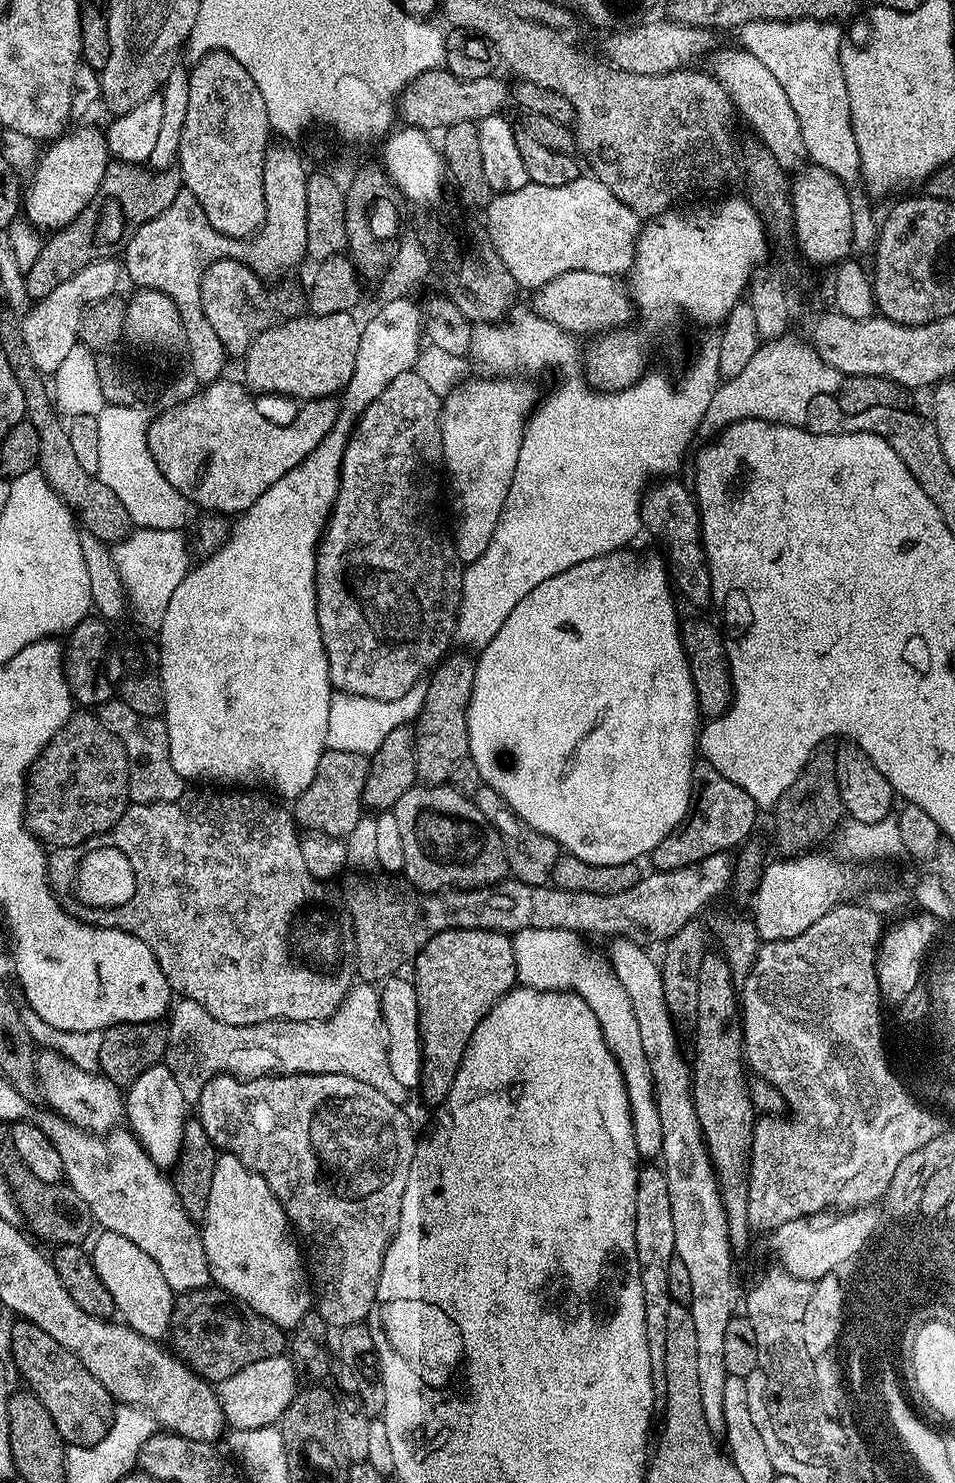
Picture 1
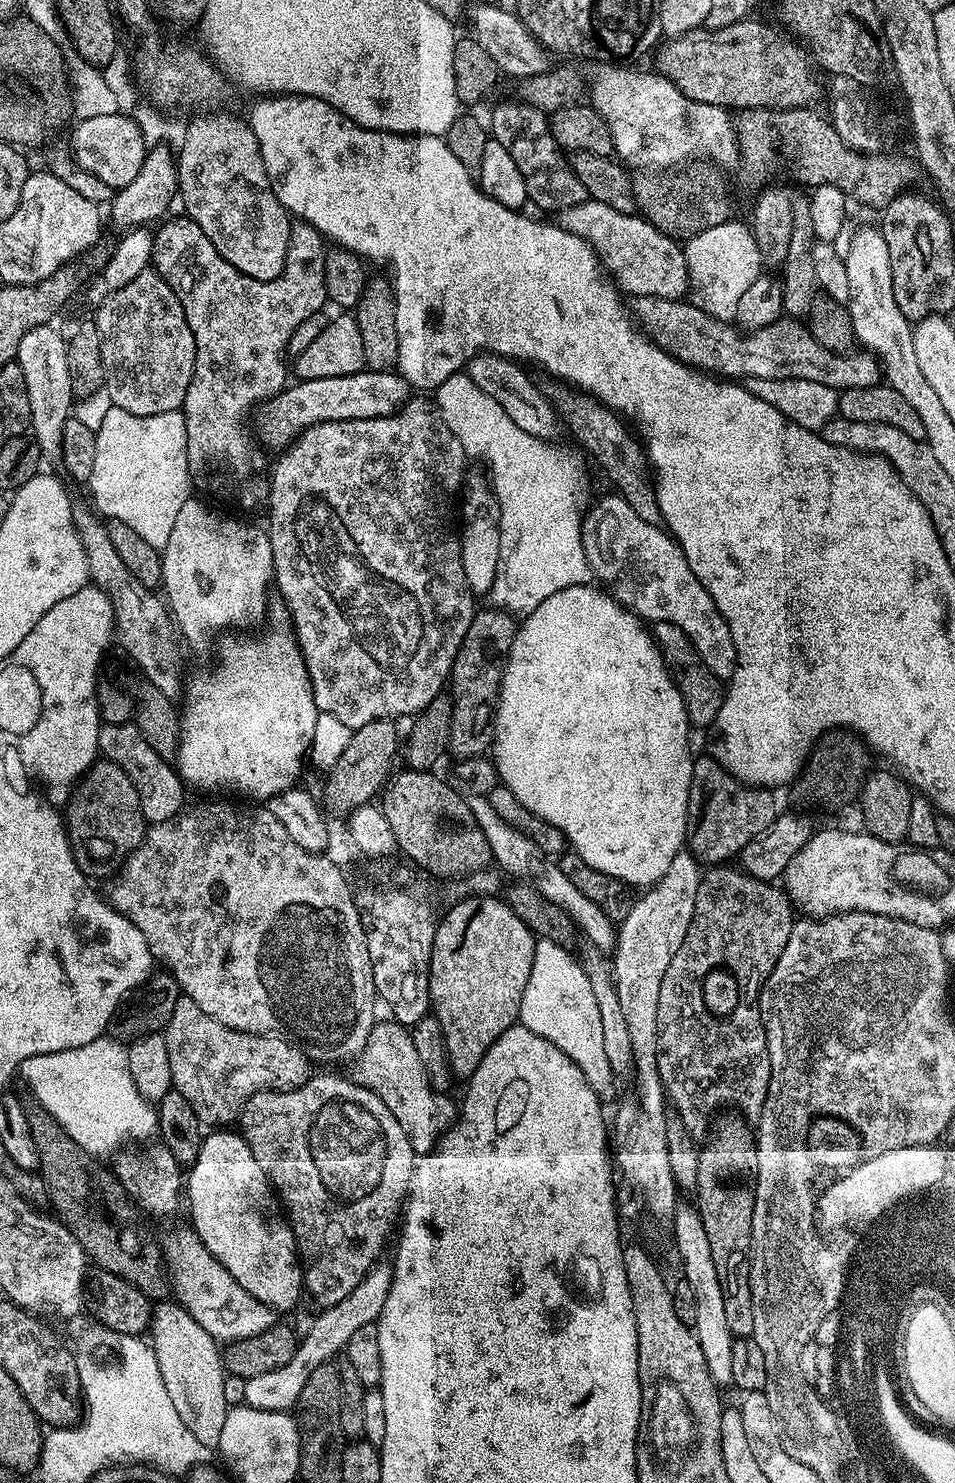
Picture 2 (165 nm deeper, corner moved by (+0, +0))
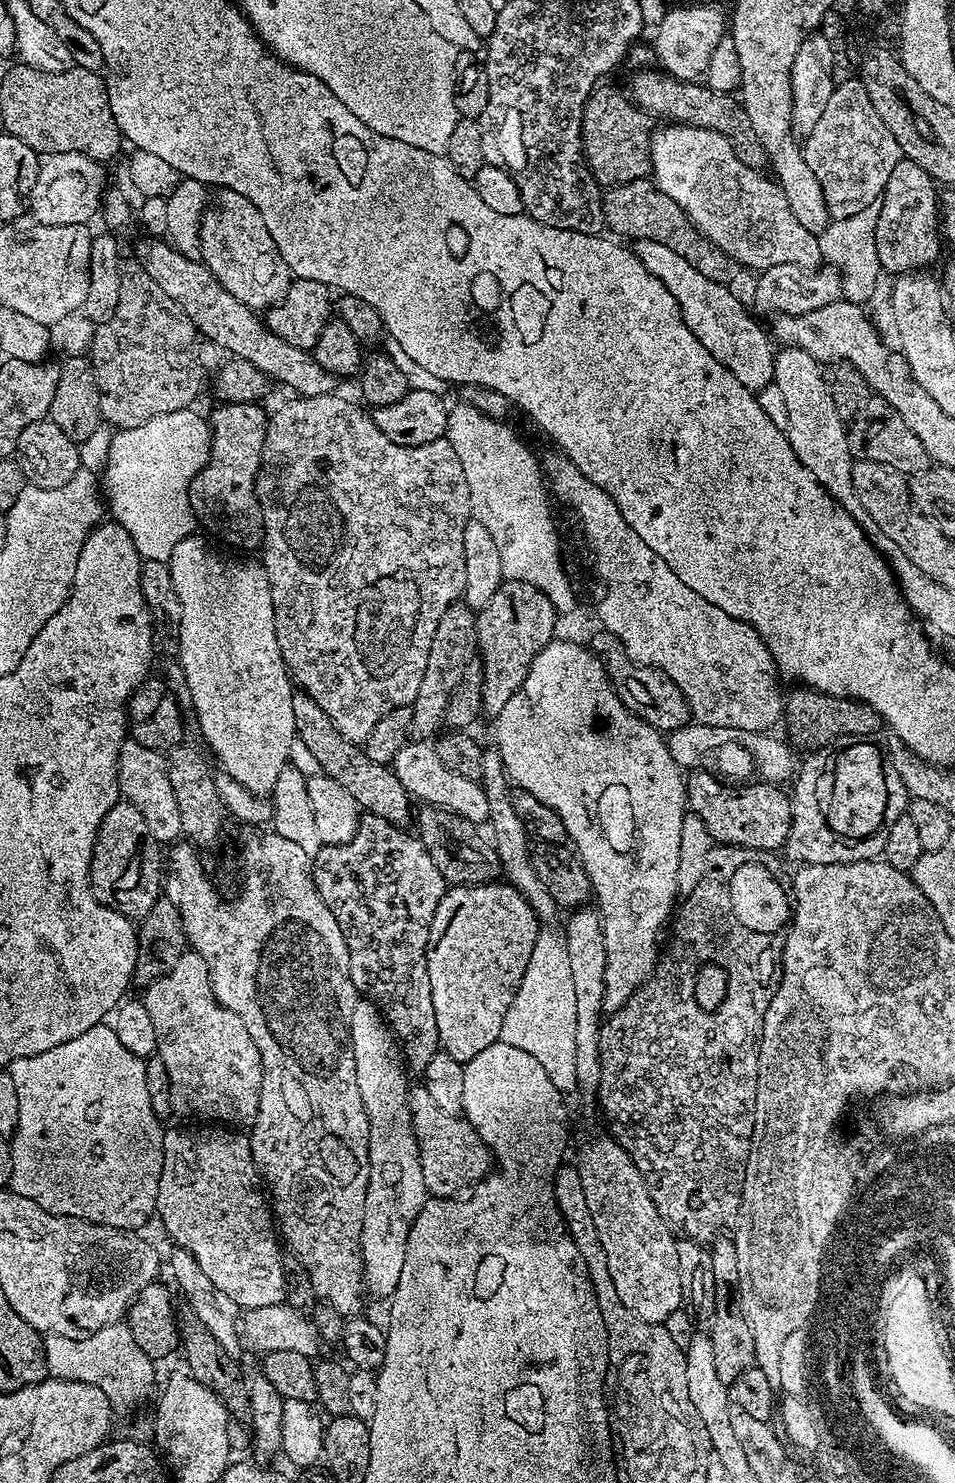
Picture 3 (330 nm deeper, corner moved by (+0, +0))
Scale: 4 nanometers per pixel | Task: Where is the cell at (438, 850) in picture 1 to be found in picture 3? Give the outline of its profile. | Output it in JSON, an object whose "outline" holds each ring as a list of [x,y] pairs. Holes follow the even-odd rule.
{"outline":[[[293,691],[292,701],[297,737],[306,742],[310,754],[314,754],[318,761],[321,773],[334,778],[338,786],[350,790],[350,794],[365,813],[386,818],[397,826],[407,825],[407,820],[411,821],[414,816],[413,801],[402,786],[402,782],[398,782],[398,778],[392,773],[391,767],[388,764],[374,762],[364,753],[363,747],[357,741],[347,740],[336,729],[326,710],[322,710],[322,706],[318,706],[318,702],[314,702],[314,698],[310,698],[307,692]]]}

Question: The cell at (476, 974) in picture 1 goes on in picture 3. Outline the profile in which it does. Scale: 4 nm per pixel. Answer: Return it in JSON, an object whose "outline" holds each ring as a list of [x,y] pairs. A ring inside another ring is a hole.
{"outline":[[[489,882],[449,887],[434,910],[428,935],[428,977],[434,1002],[434,1018],[438,1026],[438,1038],[443,1052],[450,1054],[459,1064],[466,1065],[486,1046],[497,1043],[502,1034],[502,1022],[510,1002],[522,986],[526,966],[530,966],[530,953],[542,930],[530,902],[507,882]]]}

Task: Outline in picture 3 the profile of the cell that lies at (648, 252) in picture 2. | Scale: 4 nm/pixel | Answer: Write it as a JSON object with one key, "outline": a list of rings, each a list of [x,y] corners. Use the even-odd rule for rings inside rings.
{"outline":[[[637,240],[634,251],[642,266],[646,266],[646,270],[650,270],[650,274],[654,274],[654,278],[658,278],[658,282],[662,282],[670,294],[674,294],[682,322],[690,326],[694,338],[698,338],[698,342],[702,342],[702,346],[706,346],[706,350],[710,350],[710,354],[714,354],[714,358],[718,358],[718,362],[722,362],[722,366],[726,366],[726,370],[730,370],[730,374],[734,374],[742,386],[759,390],[773,383],[776,357],[772,348],[773,337],[766,331],[765,325],[763,328],[755,320],[757,317],[751,311],[748,313],[744,309],[743,302],[731,292],[733,289],[729,285],[719,284],[698,274],[698,270],[694,270],[686,258],[674,254],[674,250],[659,242]]]}

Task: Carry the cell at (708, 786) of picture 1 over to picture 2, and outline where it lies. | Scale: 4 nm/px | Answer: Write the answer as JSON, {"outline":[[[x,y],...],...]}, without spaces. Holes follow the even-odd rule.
{"outline":[[[697,755],[692,762],[692,781],[688,787],[688,835],[687,851],[704,866],[720,866],[731,858],[739,857],[740,851],[762,830],[771,826],[778,815],[776,804],[772,801],[773,793],[767,788],[754,788],[735,780],[711,755]]]}

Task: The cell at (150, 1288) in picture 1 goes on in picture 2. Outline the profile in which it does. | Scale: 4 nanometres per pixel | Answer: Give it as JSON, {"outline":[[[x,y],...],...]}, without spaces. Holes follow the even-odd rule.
{"outline":[[[174,1300],[159,1301],[153,1307],[148,1338],[158,1361],[163,1386],[178,1418],[202,1446],[217,1449],[230,1406],[224,1396],[226,1374],[217,1341]]]}

